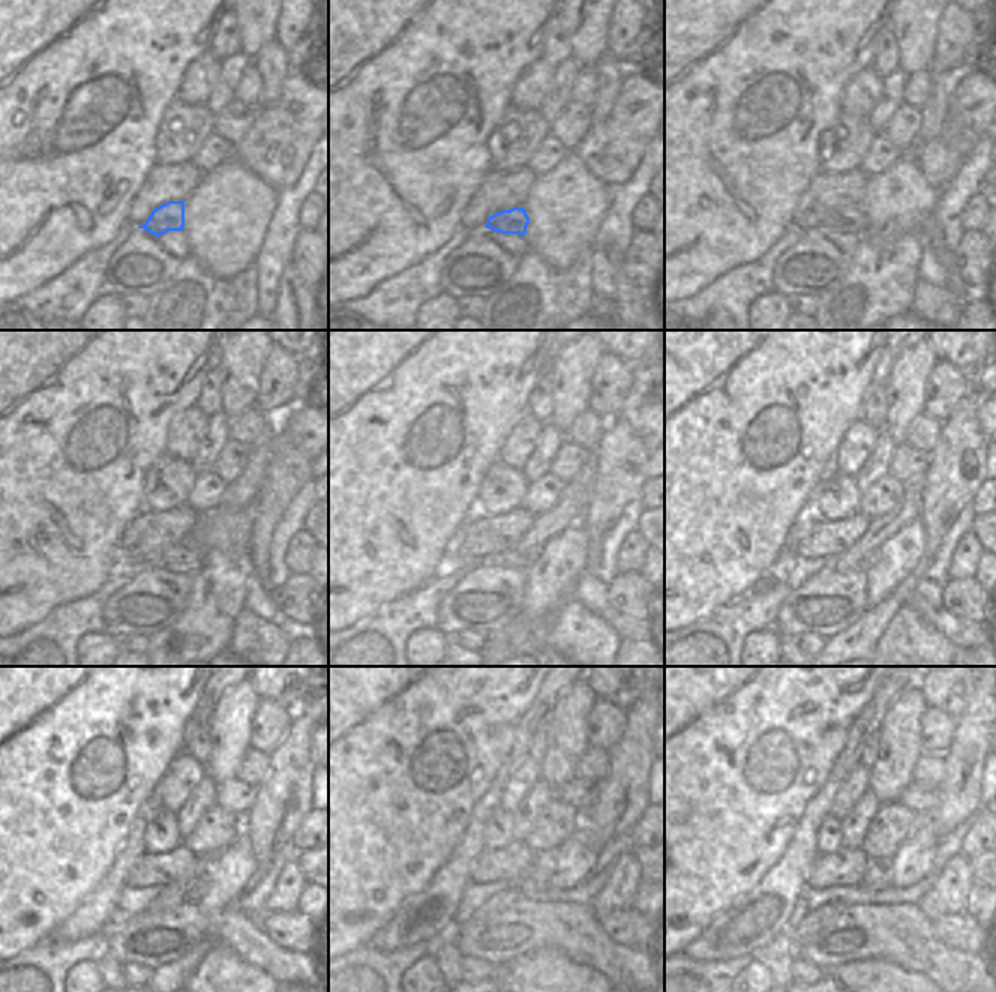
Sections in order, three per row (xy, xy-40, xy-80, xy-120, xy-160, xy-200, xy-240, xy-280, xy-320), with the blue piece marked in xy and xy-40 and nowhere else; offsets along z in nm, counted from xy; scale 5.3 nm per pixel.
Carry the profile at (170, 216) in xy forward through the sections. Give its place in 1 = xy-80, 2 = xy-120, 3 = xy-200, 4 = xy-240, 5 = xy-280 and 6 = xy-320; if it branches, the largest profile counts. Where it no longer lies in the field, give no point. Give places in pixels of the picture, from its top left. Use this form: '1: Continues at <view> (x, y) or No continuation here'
1: Continues at xy-80 (851, 219)
2: Continues at xy-120 (179, 559)
3: Continues at xy-200 (869, 559)
4: Continues at xy-240 (203, 874)
5: Continues at xy-280 (543, 863)
6: Continues at xy-320 (879, 871).

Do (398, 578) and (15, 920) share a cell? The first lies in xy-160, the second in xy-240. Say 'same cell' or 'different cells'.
same cell

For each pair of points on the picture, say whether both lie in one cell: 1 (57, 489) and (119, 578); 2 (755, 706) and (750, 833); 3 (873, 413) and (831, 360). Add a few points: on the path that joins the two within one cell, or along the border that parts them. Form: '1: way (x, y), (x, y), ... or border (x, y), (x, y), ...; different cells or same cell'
1: border (117, 557), (108, 577), (89, 595); different cells
2: way (750, 737), (750, 802); same cell
3: border (870, 383), (863, 395), (863, 408), (858, 416); different cells

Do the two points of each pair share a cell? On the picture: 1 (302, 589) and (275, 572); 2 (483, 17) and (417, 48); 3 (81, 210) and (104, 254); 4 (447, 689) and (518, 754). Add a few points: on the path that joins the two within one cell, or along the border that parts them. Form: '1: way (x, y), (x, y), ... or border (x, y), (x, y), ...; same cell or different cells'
1: border (290, 574), (276, 590); different cells
2: way (467, 17), (461, 17), (441, 36), (434, 36); same cell
3: border (126, 224), (113, 239), (87, 251), (71, 266); different cells
4: border (524, 716), (515, 731), (512, 751), (492, 779); different cells

